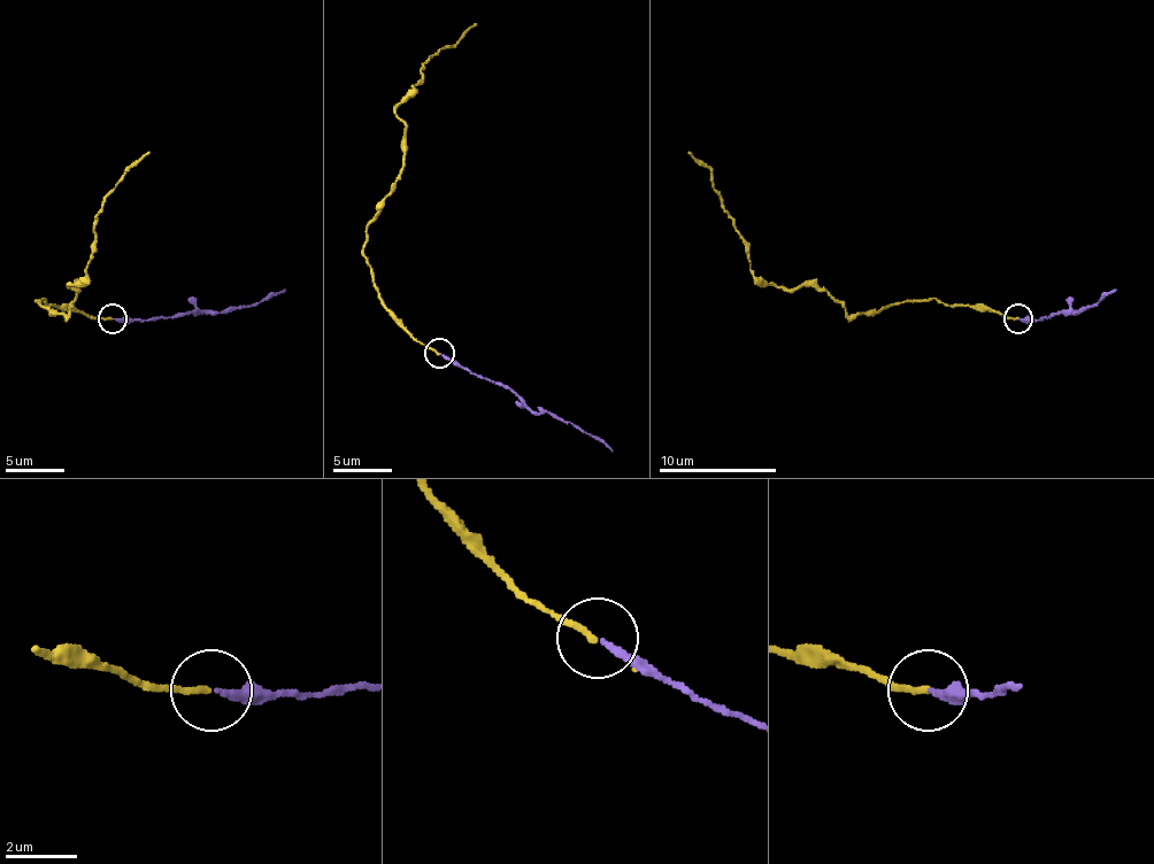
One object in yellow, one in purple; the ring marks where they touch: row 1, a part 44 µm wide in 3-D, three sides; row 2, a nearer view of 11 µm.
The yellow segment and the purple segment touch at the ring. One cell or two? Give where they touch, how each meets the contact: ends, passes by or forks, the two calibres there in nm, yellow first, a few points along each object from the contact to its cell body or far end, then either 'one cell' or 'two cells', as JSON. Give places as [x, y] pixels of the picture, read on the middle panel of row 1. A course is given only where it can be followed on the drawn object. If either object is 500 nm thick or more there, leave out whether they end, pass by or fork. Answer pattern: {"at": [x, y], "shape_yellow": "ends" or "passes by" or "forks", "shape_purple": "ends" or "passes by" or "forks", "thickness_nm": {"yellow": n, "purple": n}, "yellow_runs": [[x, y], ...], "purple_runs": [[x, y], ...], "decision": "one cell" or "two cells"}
{"at": [439, 353], "shape_yellow": "passes by", "shape_purple": "ends", "thickness_nm": {"yellow": 120, "purple": 200}, "yellow_runs": [[438, 353], [383, 302], [362, 253], [366, 229], [404, 159], [394, 106], [432, 56], [477, 24]], "purple_runs": [[441, 353], [506, 385], [532, 410], [549, 410], [597, 437], [612, 452]], "decision": "one cell"}

